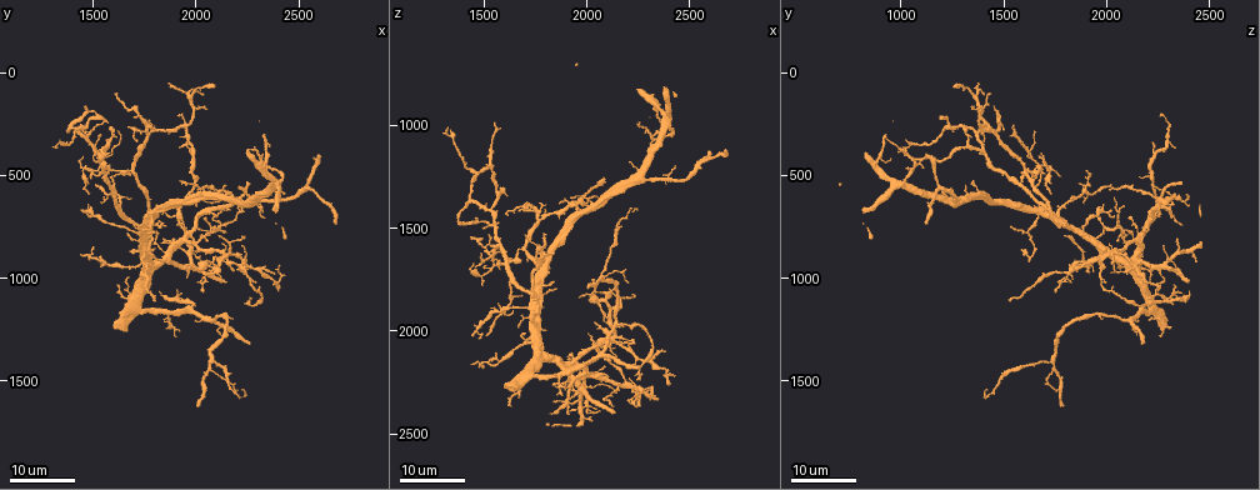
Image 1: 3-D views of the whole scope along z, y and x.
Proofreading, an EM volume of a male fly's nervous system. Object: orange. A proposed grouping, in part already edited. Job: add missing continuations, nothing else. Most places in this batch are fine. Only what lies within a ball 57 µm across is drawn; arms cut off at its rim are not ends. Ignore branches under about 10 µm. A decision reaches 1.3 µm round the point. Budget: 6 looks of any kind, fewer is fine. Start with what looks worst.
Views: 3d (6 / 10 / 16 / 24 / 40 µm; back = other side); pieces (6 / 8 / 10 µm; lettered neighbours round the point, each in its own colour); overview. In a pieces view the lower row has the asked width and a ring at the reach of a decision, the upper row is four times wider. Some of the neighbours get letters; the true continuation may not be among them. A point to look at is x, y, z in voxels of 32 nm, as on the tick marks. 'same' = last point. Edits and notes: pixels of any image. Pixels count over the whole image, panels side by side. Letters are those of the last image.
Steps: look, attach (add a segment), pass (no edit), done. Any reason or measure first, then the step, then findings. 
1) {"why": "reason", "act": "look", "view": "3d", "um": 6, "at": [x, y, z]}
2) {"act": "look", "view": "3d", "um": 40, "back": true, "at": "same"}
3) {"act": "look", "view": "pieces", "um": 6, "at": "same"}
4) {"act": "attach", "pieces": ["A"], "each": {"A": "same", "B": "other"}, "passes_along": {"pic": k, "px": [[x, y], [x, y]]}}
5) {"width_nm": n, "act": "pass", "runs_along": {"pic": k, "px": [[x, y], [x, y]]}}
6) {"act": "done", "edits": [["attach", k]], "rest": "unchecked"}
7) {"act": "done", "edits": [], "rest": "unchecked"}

{"why": "an open end", "act": "look", "view": "3d", "um": 24, "at": [1790, 1100, 1530]}

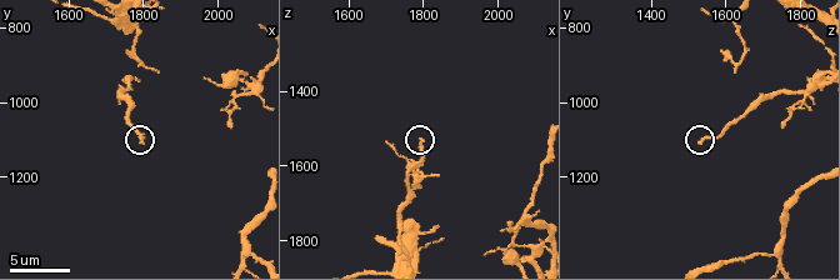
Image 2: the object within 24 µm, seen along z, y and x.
{"act": "look", "view": "pieces", "um": 8, "at": [1790, 1110, 1530]}

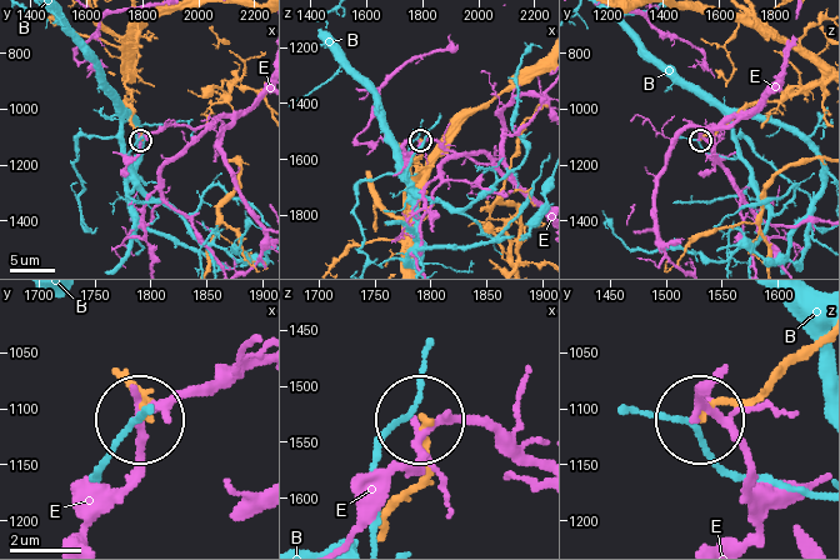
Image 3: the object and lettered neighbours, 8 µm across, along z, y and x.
{"width_nm": 200, "act": "pass", "each": {"B": "other", "E": "other"}, "runs_along": {"pic": 3, "px": [[814, 341], [751, 399], [700, 416]]}, "found": "no lettered segment goes on from it"}

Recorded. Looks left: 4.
{"why": "free end", "act": "look", "view": "3d", "um": 16, "at": [2370, 980, 2090]}

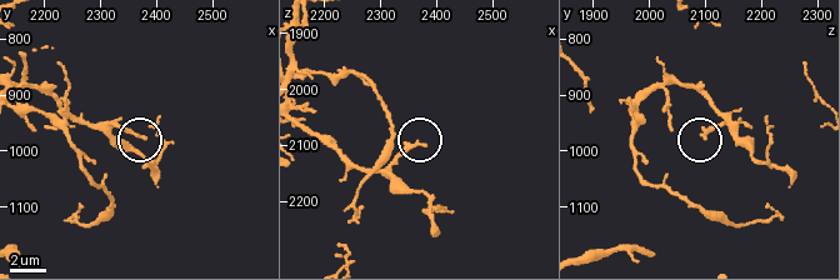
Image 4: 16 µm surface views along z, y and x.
{"act": "look", "view": "pieces", "um": 8, "at": [2375, 975, 2100]}

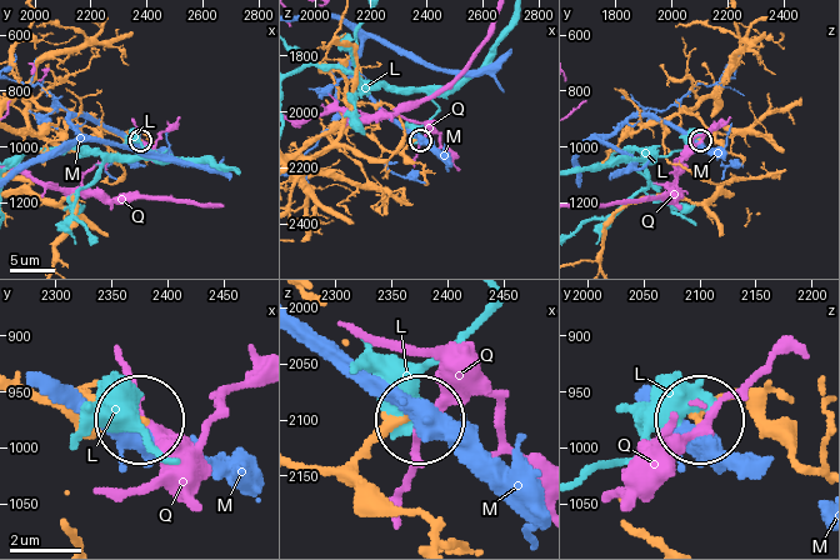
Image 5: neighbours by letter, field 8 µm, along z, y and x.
{"act": "pass", "each": {"L": "other", "M": "other", "Q": "other"}, "found": "no lettered segment goes on from it"}

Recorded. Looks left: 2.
{"act": "look", "view": "3d", "um": 6, "at": [1760, 860, 1590]}

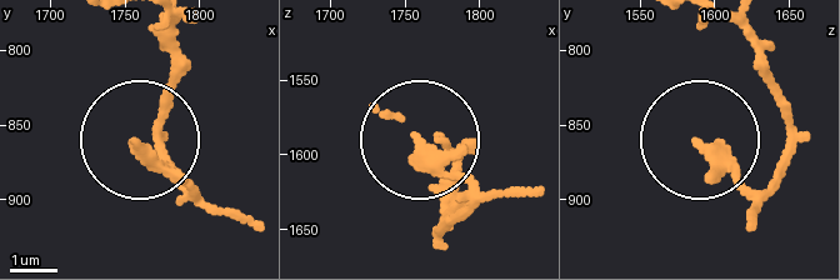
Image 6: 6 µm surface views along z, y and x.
{"act": "look", "view": "pieces", "um": 8, "at": [1760, 864, 1590]}

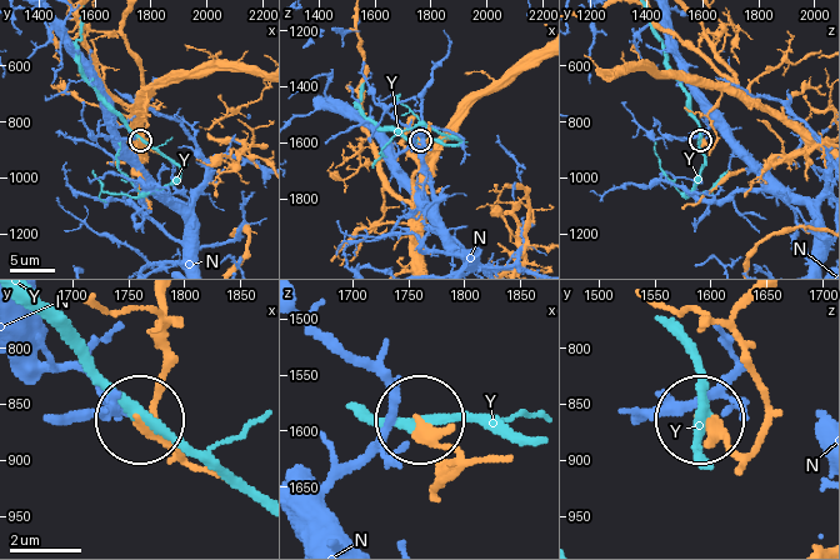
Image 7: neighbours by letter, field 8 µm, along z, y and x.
{"width_nm": 300, "act": "pass", "each": {"N": "other", "Y": "other"}, "runs_along": {"pic": 7, "px": [[750, 301], [738, 336], [761, 435], [738, 450], [705, 420]]}, "found": "none of them fits"}

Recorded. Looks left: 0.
{"act": "done", "edits": [], "rest": "unchecked"}

